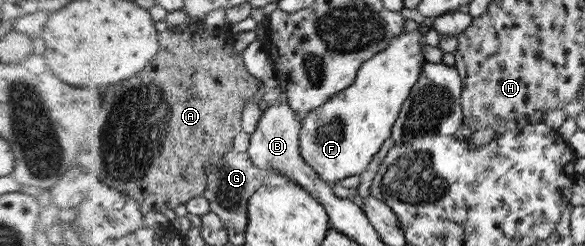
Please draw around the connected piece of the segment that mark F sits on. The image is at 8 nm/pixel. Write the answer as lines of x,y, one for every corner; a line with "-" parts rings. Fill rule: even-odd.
425,24
415,32
403,33
391,41
387,48
364,62
352,86
303,117
302,155
322,178
335,185
369,168
384,140
391,137
400,107
410,96
410,90
426,64
422,46
426,44
426,32
430,29
429,24

